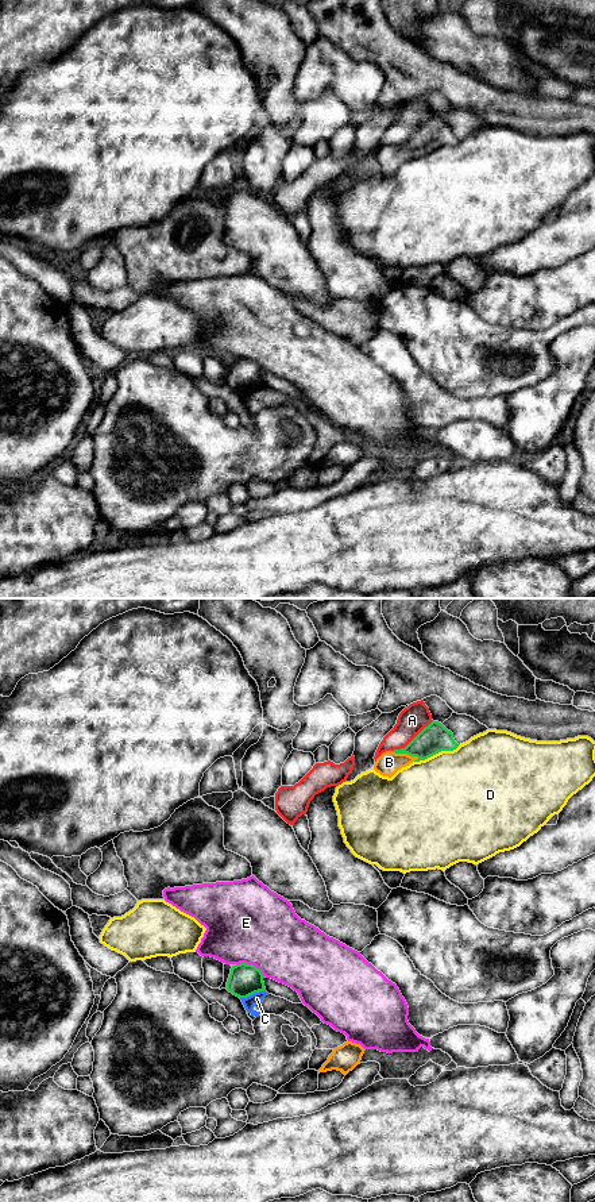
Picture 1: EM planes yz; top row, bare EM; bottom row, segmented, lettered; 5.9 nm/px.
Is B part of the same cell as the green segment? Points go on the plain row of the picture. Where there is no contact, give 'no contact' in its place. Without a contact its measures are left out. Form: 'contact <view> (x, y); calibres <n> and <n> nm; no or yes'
contact yz (405, 147); calibres 170 and 140 nm; yes

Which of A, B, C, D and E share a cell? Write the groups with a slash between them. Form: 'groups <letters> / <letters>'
groups A / B / C / D / E

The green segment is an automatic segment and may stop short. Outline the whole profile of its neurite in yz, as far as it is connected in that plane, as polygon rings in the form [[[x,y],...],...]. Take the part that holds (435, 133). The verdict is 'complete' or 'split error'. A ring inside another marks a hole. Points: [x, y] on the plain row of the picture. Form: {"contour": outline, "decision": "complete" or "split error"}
{"contour": [[[432,116],[405,143],[383,147],[376,154],[374,165],[391,173],[413,157],[425,155],[441,146],[453,146],[457,142],[453,128],[441,117]]], "decision": "split error"}

